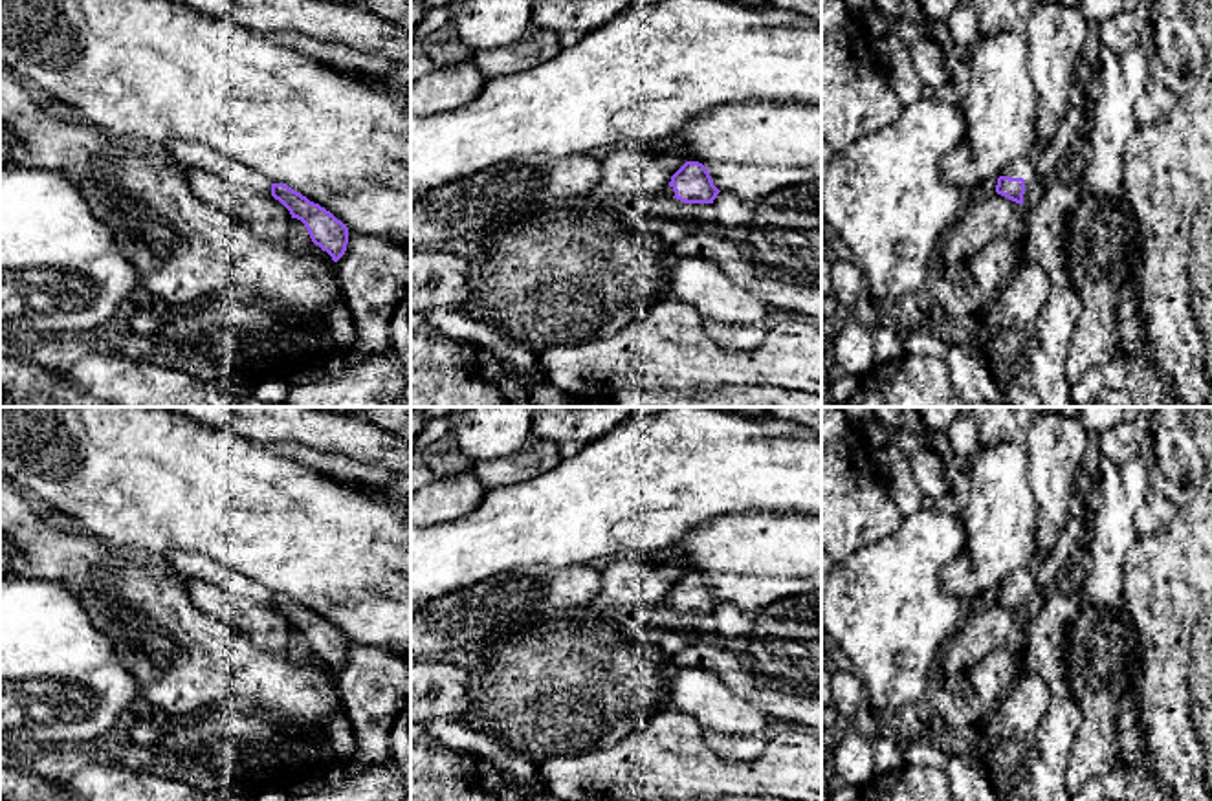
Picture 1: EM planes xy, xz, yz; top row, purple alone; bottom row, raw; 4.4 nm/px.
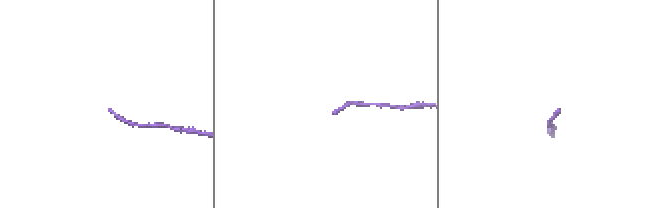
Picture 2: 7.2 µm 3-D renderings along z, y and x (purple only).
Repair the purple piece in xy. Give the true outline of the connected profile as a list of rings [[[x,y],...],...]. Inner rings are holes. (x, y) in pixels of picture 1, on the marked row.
[[[271,183],[271,196],[290,211],[292,218],[304,224],[312,242],[326,251],[334,262],[345,255],[348,227],[330,211],[284,183]]]

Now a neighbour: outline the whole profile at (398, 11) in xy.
[[[359,0],[359,4],[372,15],[411,27],[411,0]]]

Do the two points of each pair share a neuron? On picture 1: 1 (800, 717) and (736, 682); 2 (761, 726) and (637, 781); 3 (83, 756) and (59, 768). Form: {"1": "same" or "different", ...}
{"1": "same", "2": "different", "3": "same"}

